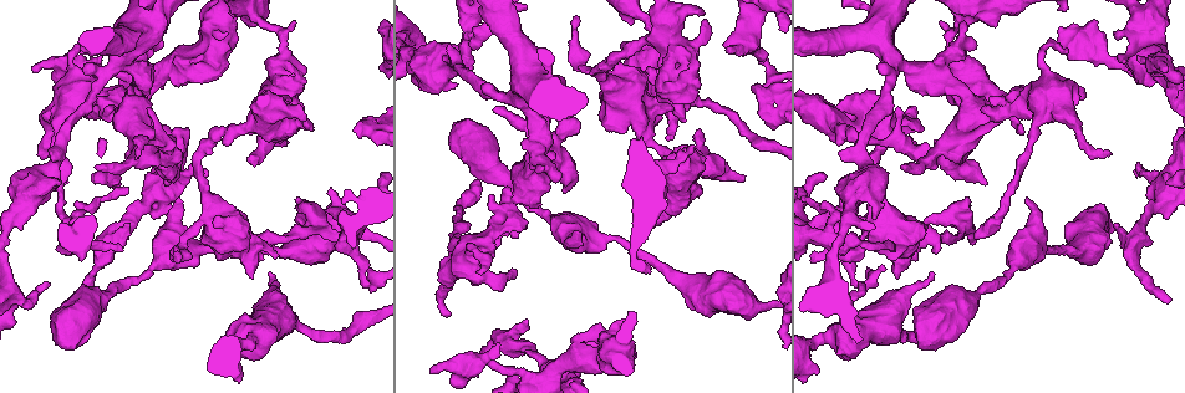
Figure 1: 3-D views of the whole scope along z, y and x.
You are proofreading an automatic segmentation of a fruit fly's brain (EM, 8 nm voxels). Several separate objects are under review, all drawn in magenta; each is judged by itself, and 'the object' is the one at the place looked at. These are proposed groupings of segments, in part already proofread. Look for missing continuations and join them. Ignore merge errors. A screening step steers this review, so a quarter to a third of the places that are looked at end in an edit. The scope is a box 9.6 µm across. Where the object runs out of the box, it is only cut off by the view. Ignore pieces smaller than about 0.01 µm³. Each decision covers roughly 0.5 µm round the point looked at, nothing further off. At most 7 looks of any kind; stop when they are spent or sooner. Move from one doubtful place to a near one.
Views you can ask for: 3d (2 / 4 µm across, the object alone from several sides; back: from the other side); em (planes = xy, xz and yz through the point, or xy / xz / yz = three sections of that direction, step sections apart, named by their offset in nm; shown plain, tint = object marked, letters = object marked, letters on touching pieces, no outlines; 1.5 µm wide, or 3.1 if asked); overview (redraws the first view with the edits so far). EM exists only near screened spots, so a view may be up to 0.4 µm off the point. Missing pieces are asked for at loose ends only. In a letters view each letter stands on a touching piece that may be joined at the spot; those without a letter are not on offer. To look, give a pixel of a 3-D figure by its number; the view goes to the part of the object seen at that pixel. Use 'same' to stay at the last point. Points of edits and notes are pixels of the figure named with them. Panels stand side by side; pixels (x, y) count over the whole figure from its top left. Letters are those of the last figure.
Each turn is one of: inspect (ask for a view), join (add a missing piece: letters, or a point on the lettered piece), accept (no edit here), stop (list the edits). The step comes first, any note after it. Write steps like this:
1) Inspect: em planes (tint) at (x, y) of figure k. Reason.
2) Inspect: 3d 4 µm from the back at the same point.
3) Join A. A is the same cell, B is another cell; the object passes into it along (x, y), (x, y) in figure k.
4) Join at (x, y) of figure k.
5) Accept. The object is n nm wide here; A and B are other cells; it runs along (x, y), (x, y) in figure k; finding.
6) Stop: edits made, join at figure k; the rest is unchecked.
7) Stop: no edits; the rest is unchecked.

Inspect: em planes (letters) at (974, 235) of figure 1. End of a long branch.

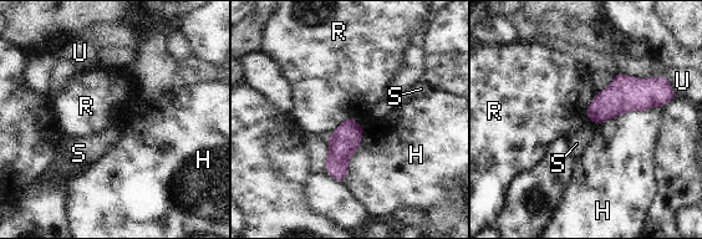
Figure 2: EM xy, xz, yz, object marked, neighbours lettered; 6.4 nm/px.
Accept. H, R, S and U are other cells; a border runs along (352, 117), (344, 121), (331, 135) in figure 2; no lettered piece goes on from it.

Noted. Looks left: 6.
Inspect: em planes (plain) at (1169, 302) of figure 1.

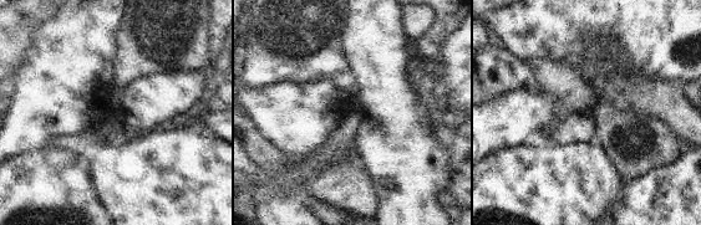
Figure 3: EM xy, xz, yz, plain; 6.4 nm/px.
Inspect: em planes (tint) at the same point.

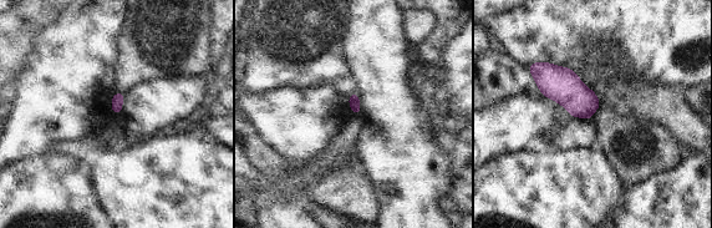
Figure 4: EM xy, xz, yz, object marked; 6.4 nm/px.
Inspect: em planes (letters) at the same point. What lies round it.

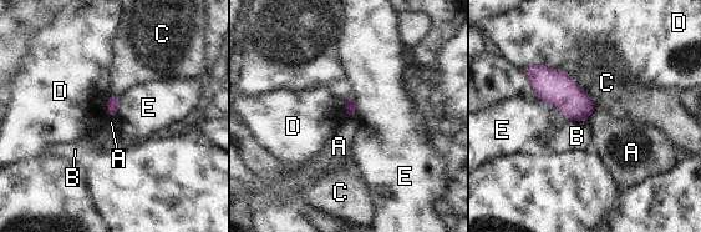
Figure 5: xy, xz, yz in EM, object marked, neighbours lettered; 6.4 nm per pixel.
Accept. The longest contact is with D, 340 nm; A, B, C, D and E are other cells; a border runs along (595, 107), (584, 121) in figure 5; none of them fits.

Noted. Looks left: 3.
Inspect: 3d 4 µm at (47, 283) of figure 1. An open end.

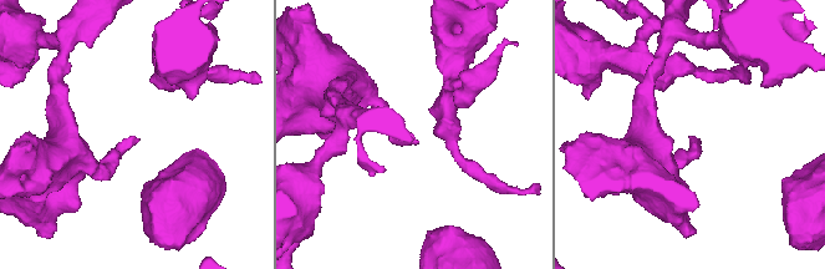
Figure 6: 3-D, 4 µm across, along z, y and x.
Inspect: em xz step 4 (letters) at (417, 141) of figure 6.

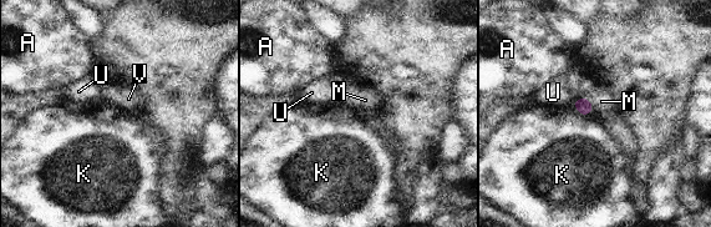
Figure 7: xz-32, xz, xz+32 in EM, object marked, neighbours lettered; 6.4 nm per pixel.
Inspect: em planes (letters) at the same point. Another direction.

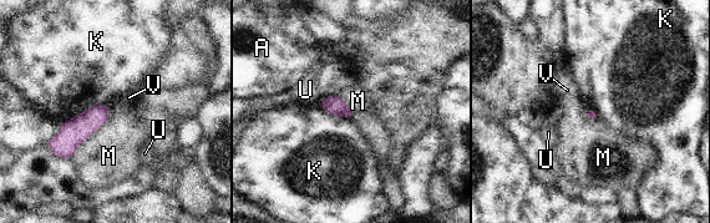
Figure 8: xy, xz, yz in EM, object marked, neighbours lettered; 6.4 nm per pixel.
Accept. A, K, M, U and V are other cells; a border runs along (108, 107), (106, 120), (70, 157) in figure 8; no lettered piece goes on from it.

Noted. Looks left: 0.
Stop: no edits; the rest is unchecked.

